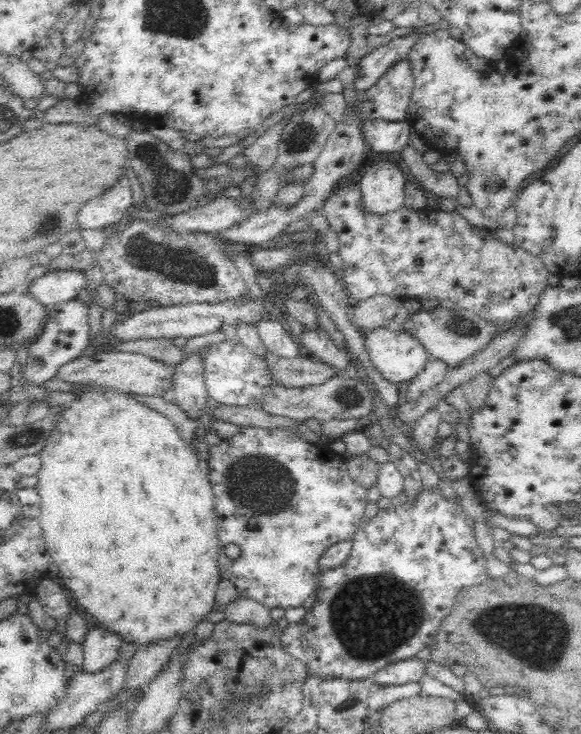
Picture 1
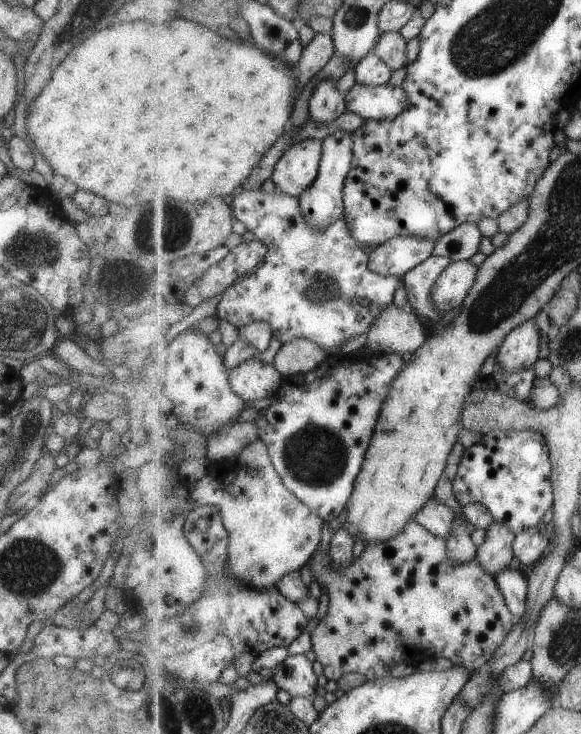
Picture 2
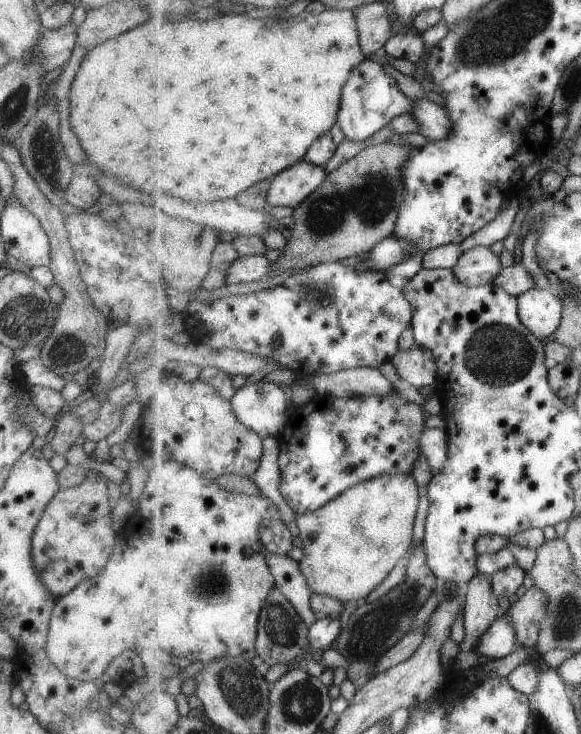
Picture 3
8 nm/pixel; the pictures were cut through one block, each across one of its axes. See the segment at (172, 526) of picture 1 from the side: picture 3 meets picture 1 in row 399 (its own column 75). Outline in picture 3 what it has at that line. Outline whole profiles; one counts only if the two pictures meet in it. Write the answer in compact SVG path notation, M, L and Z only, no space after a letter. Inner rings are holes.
M325 8L319 14L303 11L289 18L255 19L243 16L242 13L226 13L205 22L183 19L179 22L169 22L169 20L151 22L148 19L145 24L139 24L139 28L135 26L87 50L70 84L68 122L88 162L105 176L117 176L121 184L135 186L137 190L145 194L169 192L185 200L201 200L201 202L227 200L227 198L235 198L237 194L257 184L259 180L265 180L269 176L276 177L281 170L292 167L304 158L316 140L333 130L333 126L338 124L338 112L341 110L345 83L349 80L353 68L361 64L361 60L365 58L361 48L360 25L357 24L355 8L337 10Z

